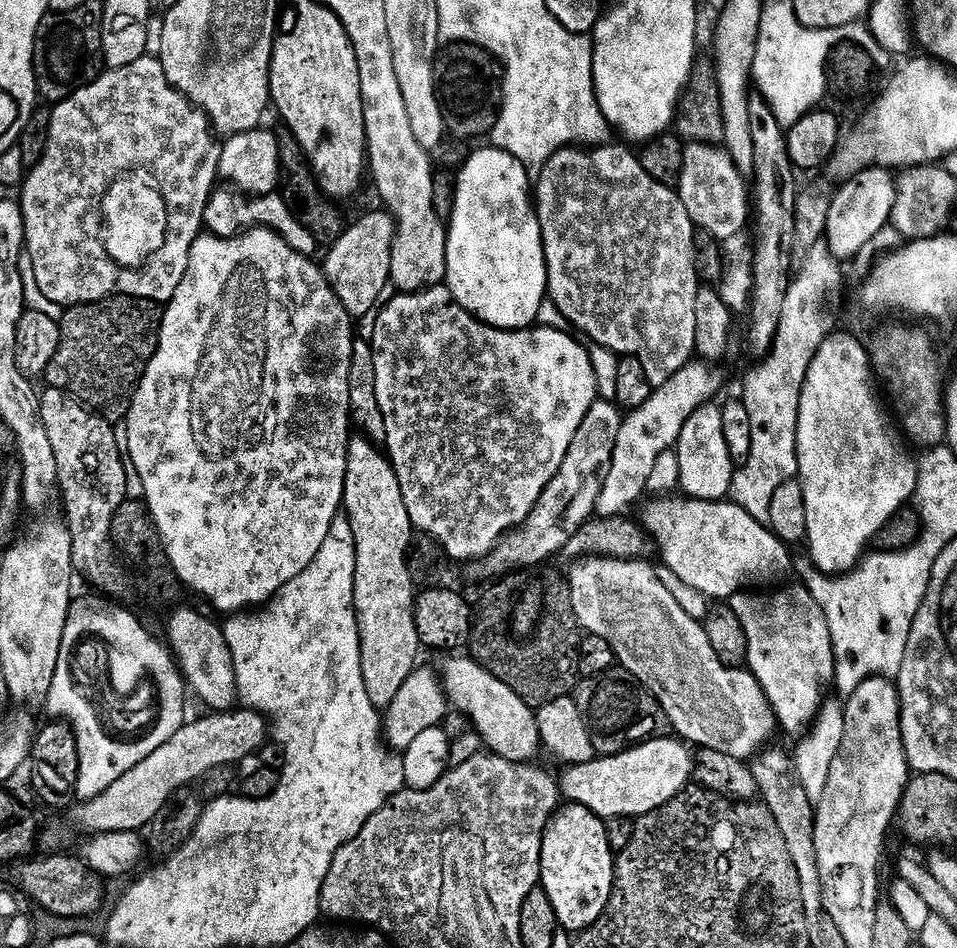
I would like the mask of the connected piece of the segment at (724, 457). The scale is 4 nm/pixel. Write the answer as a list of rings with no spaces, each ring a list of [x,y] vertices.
[[[715,403],[704,404],[692,411],[690,418],[692,424],[687,421],[682,426],[680,438],[674,449],[680,467],[679,487],[694,500],[718,500],[723,501],[731,490],[732,475],[734,471],[734,459],[727,448],[727,440],[720,440],[720,432],[723,430],[723,414],[716,416],[720,408]]]

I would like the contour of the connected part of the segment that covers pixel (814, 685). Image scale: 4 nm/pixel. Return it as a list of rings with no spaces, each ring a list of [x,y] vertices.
[[[803,586],[788,588],[769,600],[744,600],[738,604],[740,624],[744,627],[744,637],[748,640],[746,653],[747,671],[755,676],[760,687],[765,690],[776,688],[774,696],[774,715],[781,729],[788,732],[803,733],[816,719],[817,712],[825,699],[824,687],[833,683],[836,674],[836,659],[830,638],[828,615],[824,608],[811,597]]]

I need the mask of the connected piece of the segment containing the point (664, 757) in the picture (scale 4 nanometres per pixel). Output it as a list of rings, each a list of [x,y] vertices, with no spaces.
[[[675,739],[648,740],[617,756],[608,756],[605,760],[593,758],[586,764],[575,765],[571,769],[572,780],[581,784],[573,790],[571,799],[601,818],[639,818],[656,813],[664,805],[671,805],[675,796],[685,791],[683,788],[688,779],[694,776],[694,756],[688,753],[689,745],[683,739]]]

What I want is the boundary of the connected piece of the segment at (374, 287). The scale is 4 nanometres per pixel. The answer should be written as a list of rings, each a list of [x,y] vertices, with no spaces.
[[[379,211],[362,217],[353,228],[351,225],[345,230],[336,243],[327,249],[328,257],[322,260],[329,284],[336,291],[341,306],[353,318],[364,316],[368,311],[371,313],[381,303],[380,295],[383,294],[384,287],[389,287],[390,284],[390,258],[396,222],[387,211]]]

